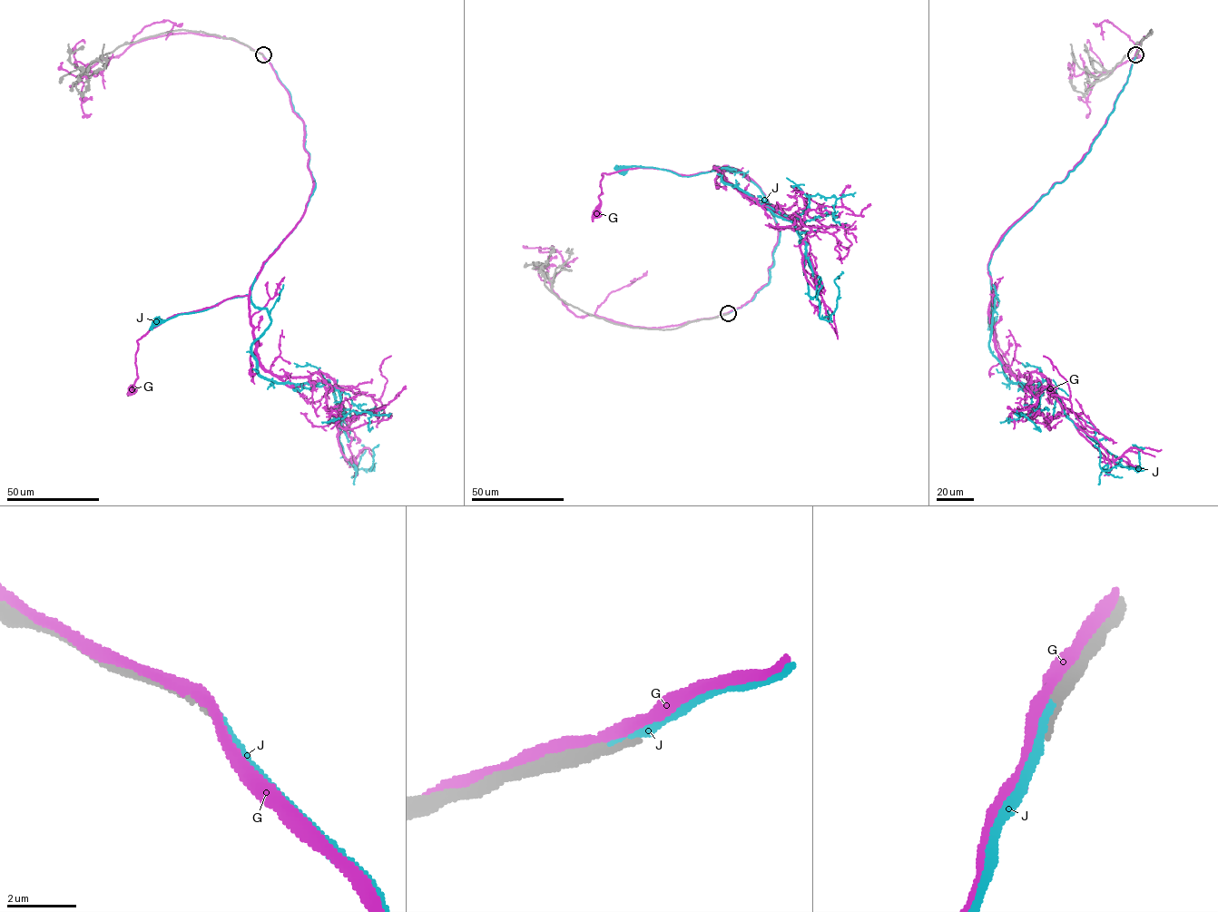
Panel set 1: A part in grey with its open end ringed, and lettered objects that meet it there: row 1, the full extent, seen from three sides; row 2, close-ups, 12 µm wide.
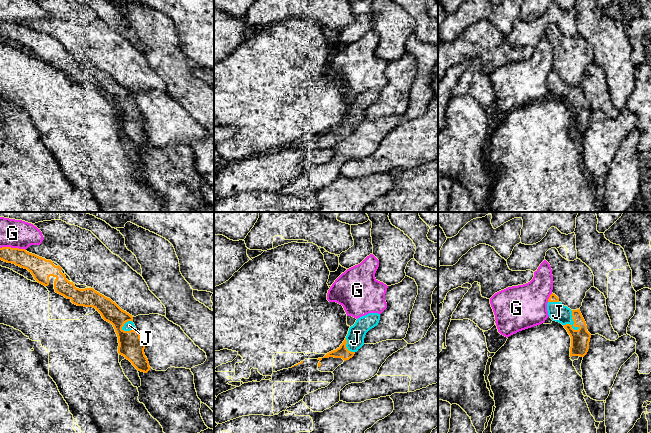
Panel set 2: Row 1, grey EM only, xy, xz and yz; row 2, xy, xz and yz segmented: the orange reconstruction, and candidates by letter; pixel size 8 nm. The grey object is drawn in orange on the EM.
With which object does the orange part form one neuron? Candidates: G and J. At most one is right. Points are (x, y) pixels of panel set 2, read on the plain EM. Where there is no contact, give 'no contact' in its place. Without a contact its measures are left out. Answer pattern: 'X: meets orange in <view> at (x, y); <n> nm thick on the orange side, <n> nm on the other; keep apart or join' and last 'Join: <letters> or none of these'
G: meets orange in xy at (13, 24); 160 nm thick on the orange side, 200 nm on the other; keep apart
J: meets orange in yz at (573, 96); 150 nm thick on the orange side, 150 nm on the other; join
Join: J

